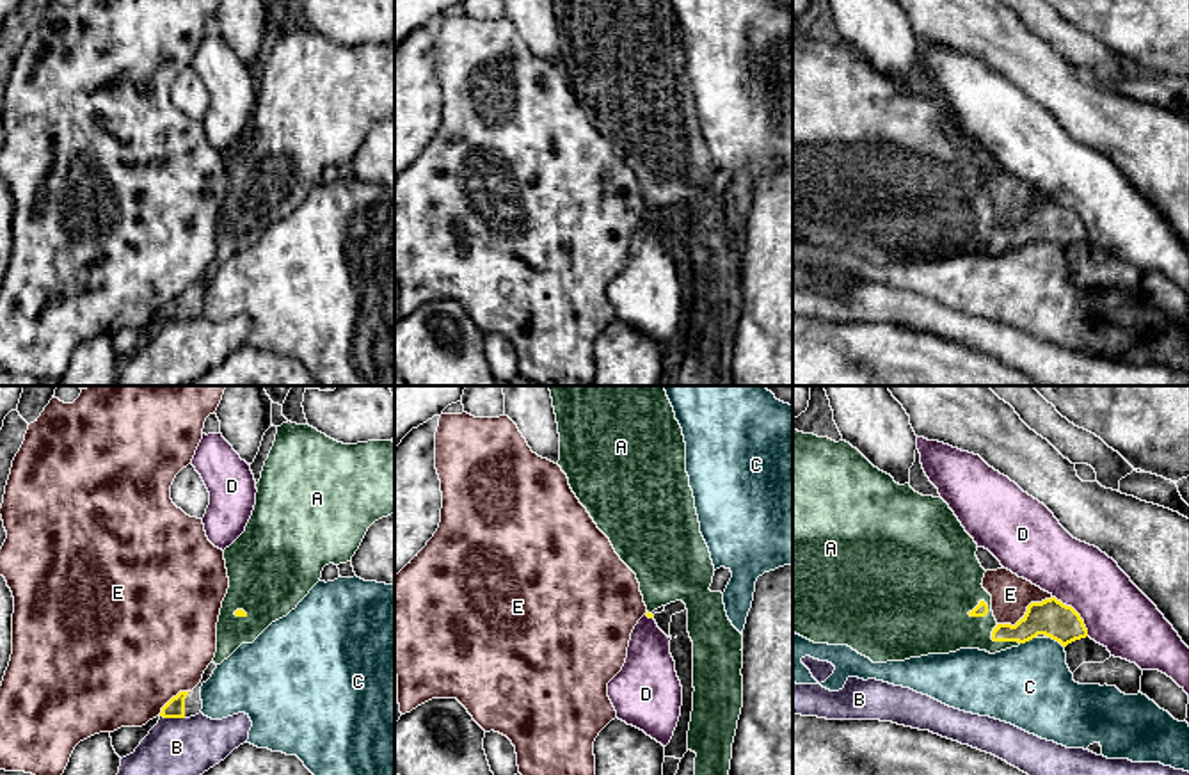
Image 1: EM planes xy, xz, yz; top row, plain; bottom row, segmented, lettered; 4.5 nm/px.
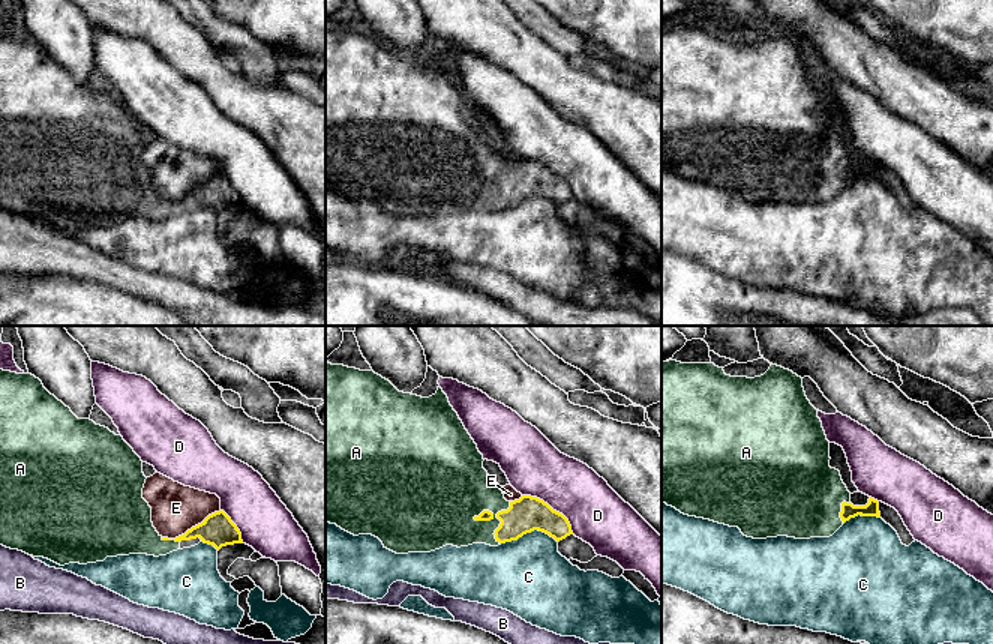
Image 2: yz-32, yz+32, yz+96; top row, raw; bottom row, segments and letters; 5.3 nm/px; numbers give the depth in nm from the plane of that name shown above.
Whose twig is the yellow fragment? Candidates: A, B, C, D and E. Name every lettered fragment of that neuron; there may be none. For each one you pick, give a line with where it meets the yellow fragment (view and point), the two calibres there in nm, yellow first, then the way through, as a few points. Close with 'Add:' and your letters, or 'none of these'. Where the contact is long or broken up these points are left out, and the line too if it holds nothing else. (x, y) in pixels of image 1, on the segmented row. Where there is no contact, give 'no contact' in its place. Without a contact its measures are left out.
A: meets yellow in yz at (980, 603); 60 nm thick on the yellow side, 460 nm on the other; runs through yz (981, 608), (980, 603), (953, 603), (930, 580)
Add: A

